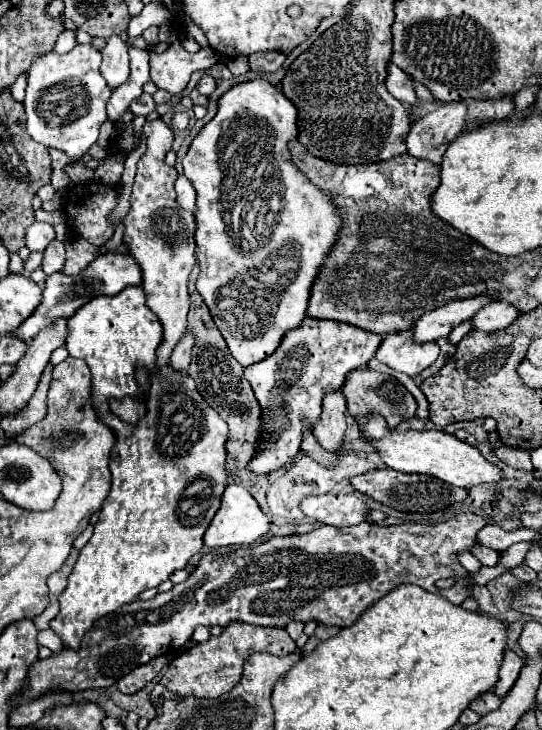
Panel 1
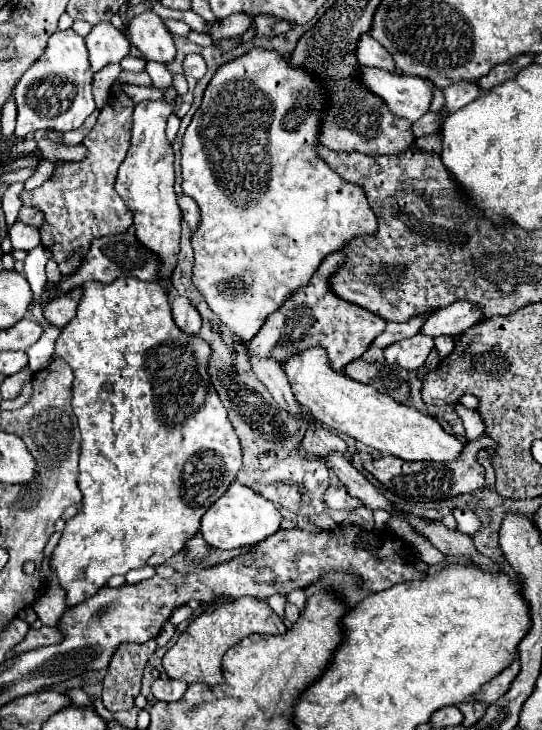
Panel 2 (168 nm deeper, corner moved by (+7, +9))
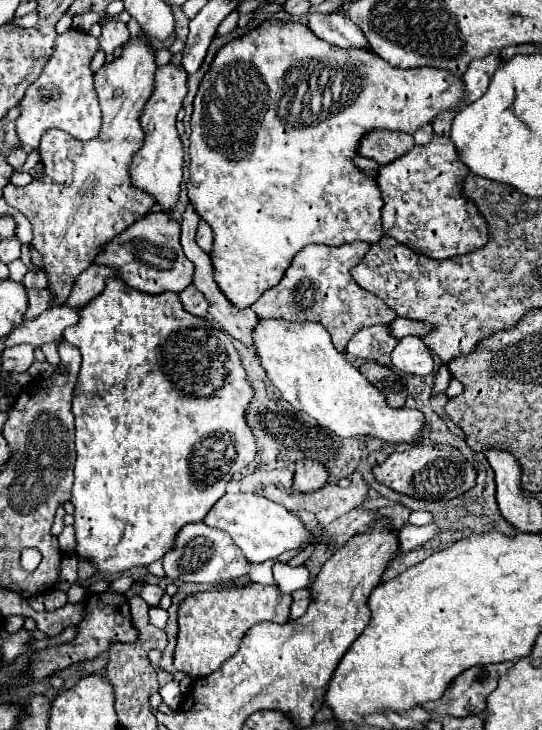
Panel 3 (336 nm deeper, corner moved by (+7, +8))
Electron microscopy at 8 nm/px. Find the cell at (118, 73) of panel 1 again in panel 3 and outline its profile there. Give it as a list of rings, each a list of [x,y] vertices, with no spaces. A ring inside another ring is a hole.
[[[106,21],[102,25],[102,35],[100,35],[100,49],[106,53],[114,53],[118,47],[122,47],[130,37],[130,31],[126,27],[126,23],[122,21]]]

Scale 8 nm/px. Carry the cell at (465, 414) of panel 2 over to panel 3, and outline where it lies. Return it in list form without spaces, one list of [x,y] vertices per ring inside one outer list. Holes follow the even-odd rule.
[[[444,365],[444,367],[440,367],[440,371],[436,373],[436,385],[434,385],[434,395],[442,395],[444,391],[446,391],[446,387],[448,387],[448,379],[450,379],[450,371],[448,371],[448,367]]]

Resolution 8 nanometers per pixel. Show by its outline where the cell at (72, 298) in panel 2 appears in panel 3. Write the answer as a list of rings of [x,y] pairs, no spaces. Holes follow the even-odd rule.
[[[106,265],[88,267],[82,275],[78,275],[66,305],[70,305],[70,307],[86,305],[90,299],[94,299],[96,295],[100,295],[104,291],[104,283],[108,277],[118,277],[118,271],[112,267],[106,267]]]

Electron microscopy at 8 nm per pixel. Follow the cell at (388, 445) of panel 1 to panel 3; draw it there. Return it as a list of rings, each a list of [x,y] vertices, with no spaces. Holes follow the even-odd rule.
[[[258,319],[252,339],[260,365],[282,397],[338,437],[376,435],[390,443],[420,443],[418,437],[422,433],[424,415],[418,409],[388,407],[386,397],[336,351],[328,331],[320,323]]]

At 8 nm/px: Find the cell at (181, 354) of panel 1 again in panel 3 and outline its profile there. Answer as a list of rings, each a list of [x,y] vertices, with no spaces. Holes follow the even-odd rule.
[[[188,285],[182,293],[180,293],[180,299],[184,303],[184,309],[190,311],[192,315],[200,315],[200,317],[206,317],[206,309],[208,309],[208,301],[206,297],[194,287],[194,285]]]

